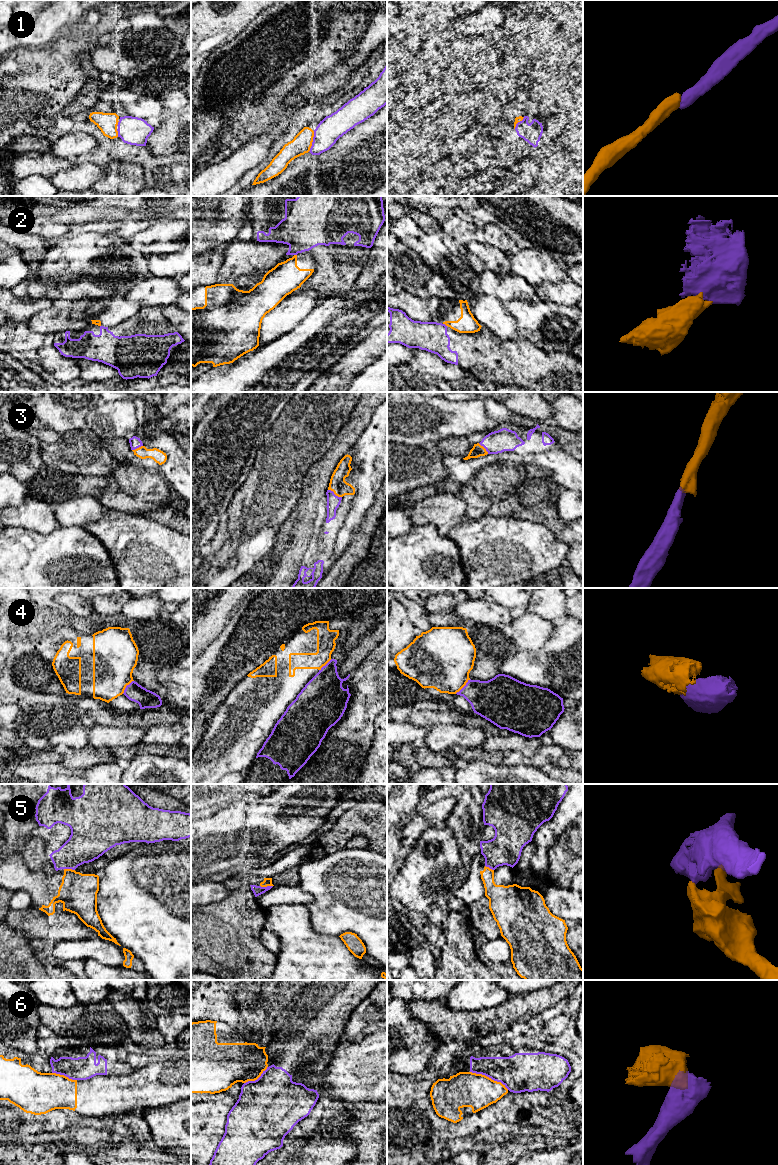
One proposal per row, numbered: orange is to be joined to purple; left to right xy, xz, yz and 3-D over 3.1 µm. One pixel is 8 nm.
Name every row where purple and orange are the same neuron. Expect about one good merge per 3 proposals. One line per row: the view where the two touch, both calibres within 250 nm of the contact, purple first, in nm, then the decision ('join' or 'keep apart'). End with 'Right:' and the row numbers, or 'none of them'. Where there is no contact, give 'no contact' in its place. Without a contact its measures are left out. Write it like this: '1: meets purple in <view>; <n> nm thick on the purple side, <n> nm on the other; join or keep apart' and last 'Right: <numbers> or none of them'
1: meets purple in xz; 200 nm thick on the purple side, 160 nm on the other; join
2: meets purple in yz; 240 nm thick on the purple side, 150 nm on the other; keep apart
3: meets purple in xz; 110 nm thick on the purple side, 140 nm on the other; join
4: meets purple in yz; 320 nm thick on the purple side, 440 nm on the other; keep apart
5: meets purple in xz; 80 nm thick on the purple side, 60 nm on the other; keep apart
6: meets purple in yz; 300 nm thick on the purple side, 280 nm on the other; keep apart
Right: 1, 3

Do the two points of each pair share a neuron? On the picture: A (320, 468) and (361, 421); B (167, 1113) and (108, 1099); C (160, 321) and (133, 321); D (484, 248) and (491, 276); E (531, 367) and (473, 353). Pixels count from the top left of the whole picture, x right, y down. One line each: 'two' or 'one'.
A: one
B: two
C: one
D: two
E: one

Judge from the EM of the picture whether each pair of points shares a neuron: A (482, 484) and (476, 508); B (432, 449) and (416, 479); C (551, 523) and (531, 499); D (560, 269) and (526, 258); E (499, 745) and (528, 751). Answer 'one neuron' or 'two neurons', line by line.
A: one neuron
B: one neuron
C: one neuron
D: one neuron
E: one neuron

